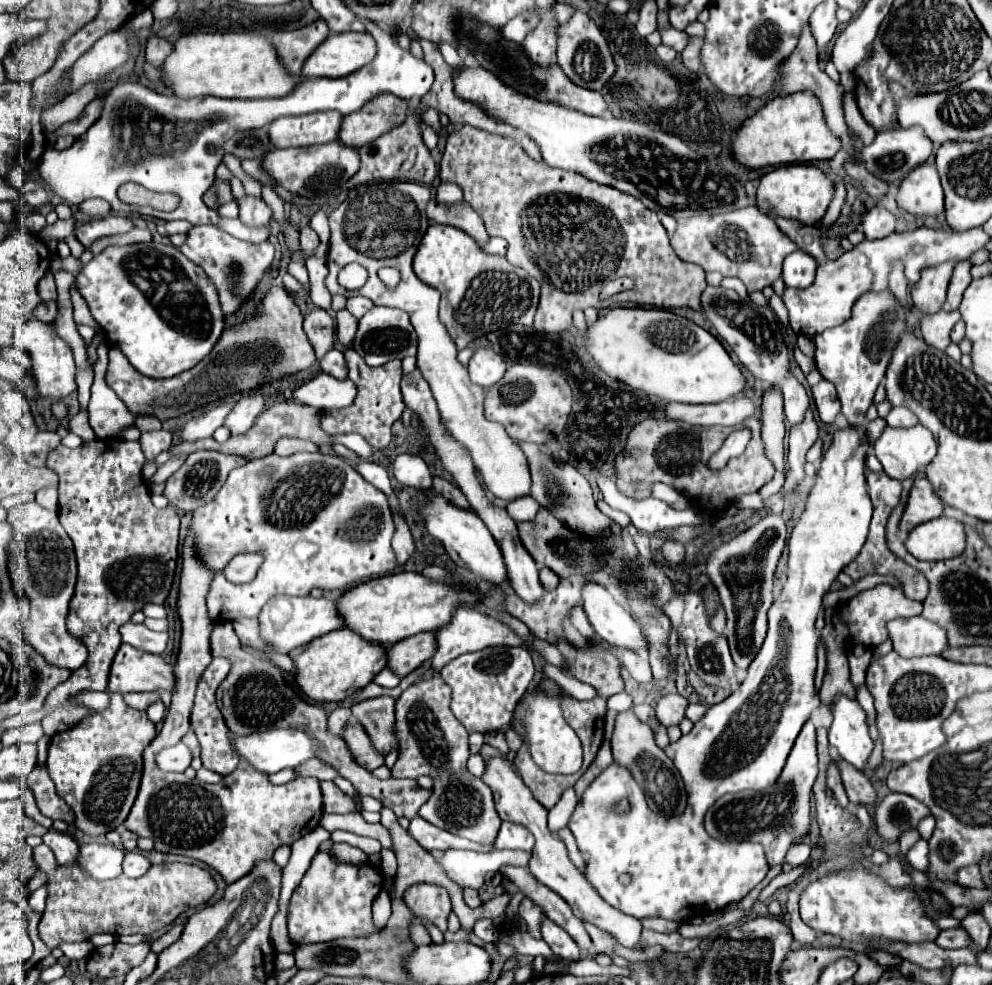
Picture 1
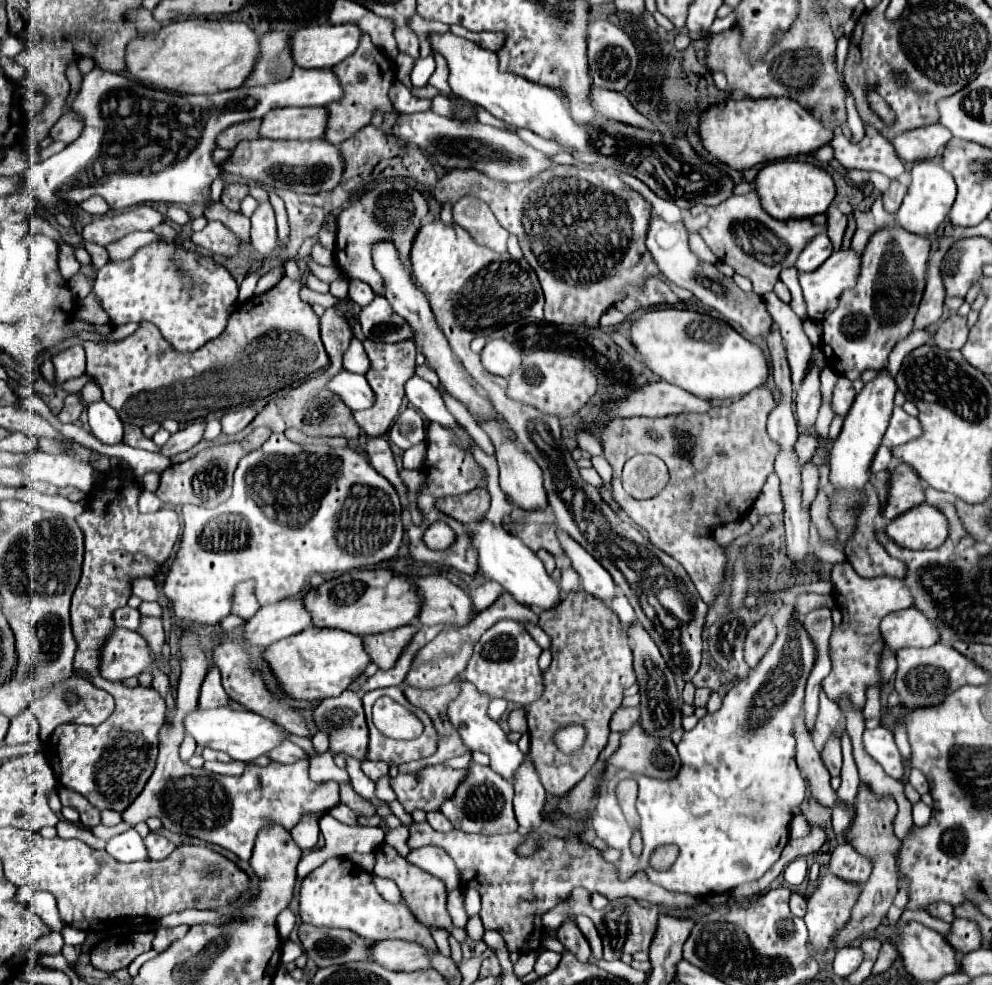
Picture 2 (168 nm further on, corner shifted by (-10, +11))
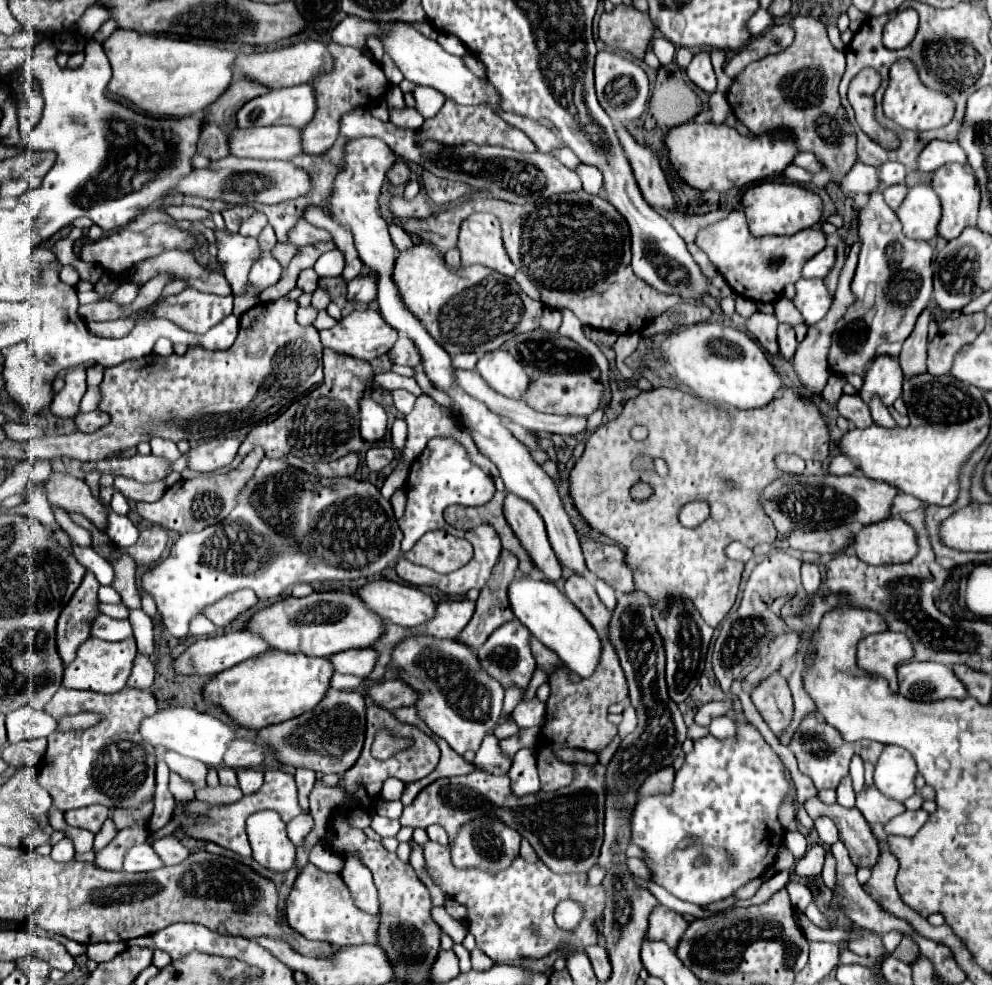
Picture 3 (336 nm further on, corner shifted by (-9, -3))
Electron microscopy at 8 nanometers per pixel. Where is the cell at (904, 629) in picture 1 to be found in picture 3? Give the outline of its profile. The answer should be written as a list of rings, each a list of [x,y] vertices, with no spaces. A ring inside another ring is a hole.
[[[879,632],[871,634],[857,646],[857,666],[868,674],[883,676],[889,682],[892,692],[899,691],[895,680],[895,668],[901,662],[911,660],[913,648],[901,632]]]

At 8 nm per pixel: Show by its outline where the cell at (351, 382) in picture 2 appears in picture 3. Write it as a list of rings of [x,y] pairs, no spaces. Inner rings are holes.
[[[363,398],[361,404],[361,436],[367,444],[381,442],[387,434],[387,414],[385,410],[373,400]]]

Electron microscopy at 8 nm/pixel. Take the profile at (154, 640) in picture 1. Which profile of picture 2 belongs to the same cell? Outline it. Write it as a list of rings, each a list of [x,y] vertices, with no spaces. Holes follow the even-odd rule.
[[[124,606],[124,608],[116,610],[116,626],[128,628],[128,630],[138,630],[138,626],[140,626],[138,610],[130,608],[130,606]]]

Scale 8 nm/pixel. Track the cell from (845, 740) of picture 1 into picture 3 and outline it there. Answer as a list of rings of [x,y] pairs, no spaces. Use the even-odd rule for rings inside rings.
[[[885,746],[875,766],[875,788],[889,800],[903,802],[915,794],[917,766],[911,752],[899,746]]]

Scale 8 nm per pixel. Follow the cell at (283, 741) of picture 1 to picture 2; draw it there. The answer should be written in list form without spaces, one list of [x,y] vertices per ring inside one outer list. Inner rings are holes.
[[[220,708],[220,710],[194,710],[186,722],[184,722],[186,734],[190,734],[200,746],[208,746],[214,750],[226,752],[234,760],[242,762],[254,762],[256,758],[268,754],[276,746],[280,746],[284,740],[288,740],[288,730],[264,716],[252,714],[248,710],[232,710],[232,708]]]

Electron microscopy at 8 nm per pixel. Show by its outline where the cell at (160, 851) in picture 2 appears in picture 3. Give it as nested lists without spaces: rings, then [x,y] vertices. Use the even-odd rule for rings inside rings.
[[[173,834],[155,840],[153,842],[153,848],[161,856],[161,860],[165,862],[165,866],[175,866],[175,864],[183,862],[191,854],[191,850],[187,846],[183,846],[179,842],[179,838],[175,838]]]

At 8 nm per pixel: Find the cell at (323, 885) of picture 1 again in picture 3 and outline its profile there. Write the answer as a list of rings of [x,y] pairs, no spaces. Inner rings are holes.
[[[313,864],[303,866],[297,874],[291,894],[285,902],[285,916],[293,930],[303,934],[307,940],[329,942],[331,946],[353,946],[353,944],[377,944],[375,932],[379,928],[379,918],[361,912],[341,878],[341,874],[329,874]]]

